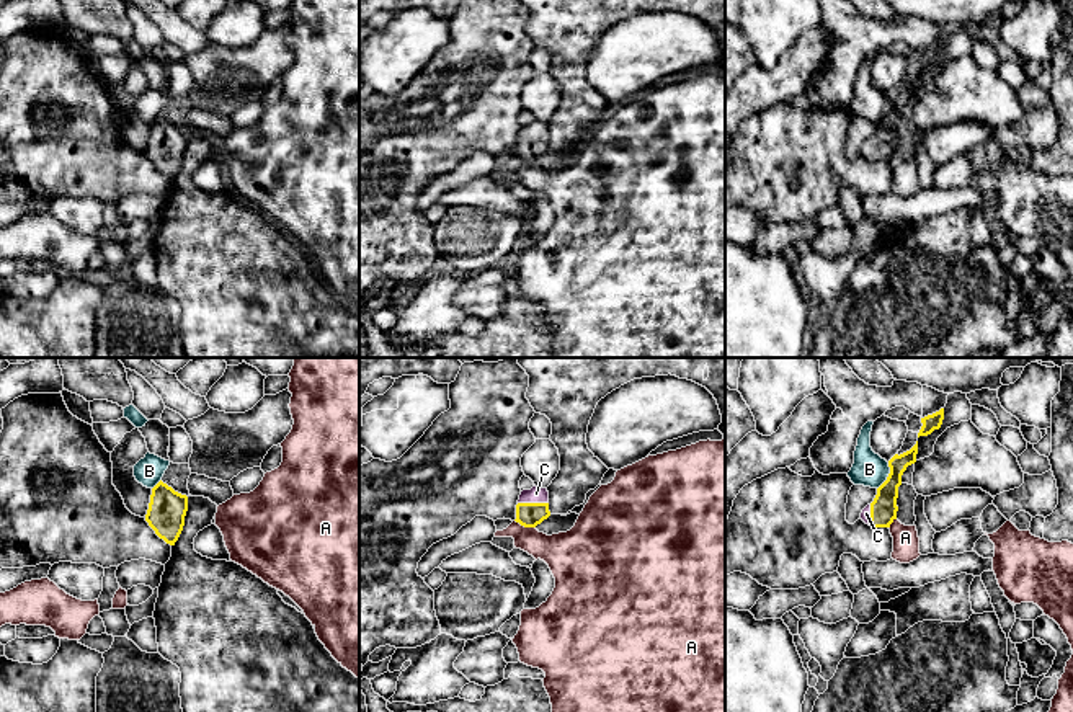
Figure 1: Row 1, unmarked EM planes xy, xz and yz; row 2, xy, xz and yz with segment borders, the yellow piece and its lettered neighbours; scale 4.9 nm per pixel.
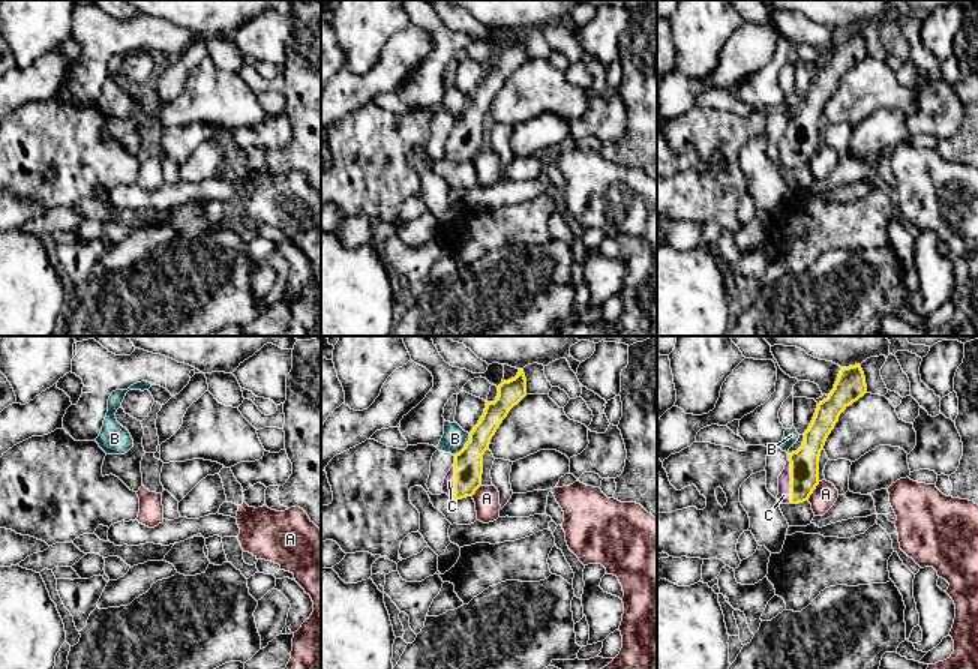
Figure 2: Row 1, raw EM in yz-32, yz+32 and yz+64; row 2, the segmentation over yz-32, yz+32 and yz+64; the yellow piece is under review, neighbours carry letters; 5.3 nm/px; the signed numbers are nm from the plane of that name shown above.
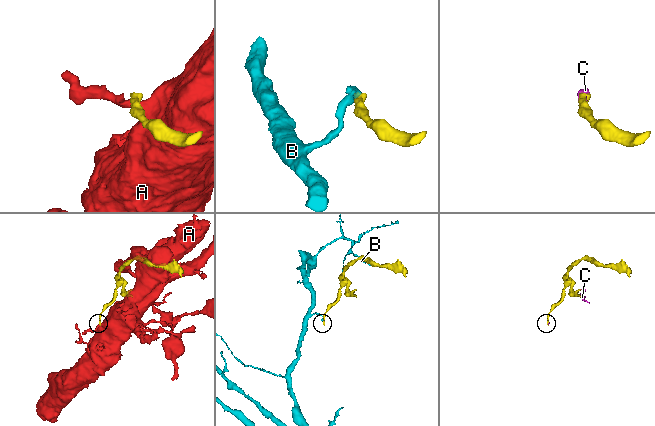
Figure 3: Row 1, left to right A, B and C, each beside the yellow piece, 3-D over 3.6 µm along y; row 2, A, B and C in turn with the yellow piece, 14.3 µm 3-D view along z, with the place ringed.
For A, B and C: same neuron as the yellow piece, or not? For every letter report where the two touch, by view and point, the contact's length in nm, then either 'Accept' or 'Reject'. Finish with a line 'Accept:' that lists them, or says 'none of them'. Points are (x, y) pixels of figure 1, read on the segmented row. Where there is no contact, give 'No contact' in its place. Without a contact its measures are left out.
A: Touches yellow at xz (525, 526). Shared border 110 nm. Reject
B: Touches yellow at yz (889, 476). Shared border 150 nm. Reject
C: Touches yellow at xz (533, 503). Shared border 150 nm. Accept
Accept: C

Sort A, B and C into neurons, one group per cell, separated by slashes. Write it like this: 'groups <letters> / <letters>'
groups A / B / C

